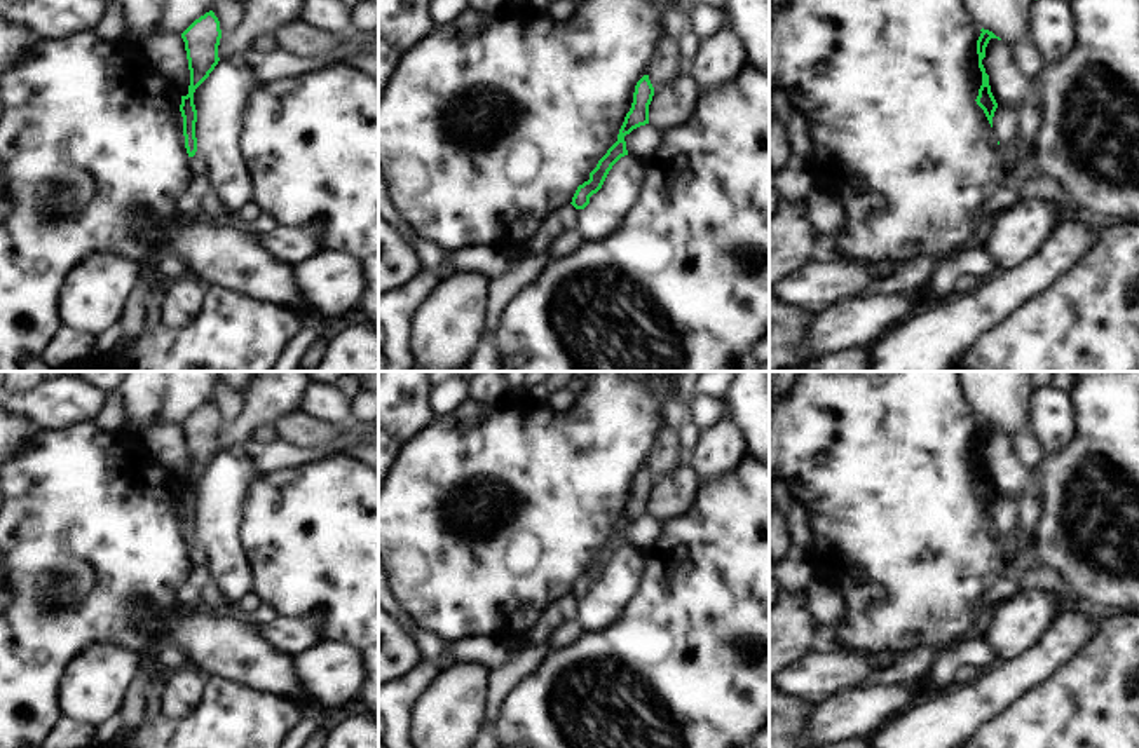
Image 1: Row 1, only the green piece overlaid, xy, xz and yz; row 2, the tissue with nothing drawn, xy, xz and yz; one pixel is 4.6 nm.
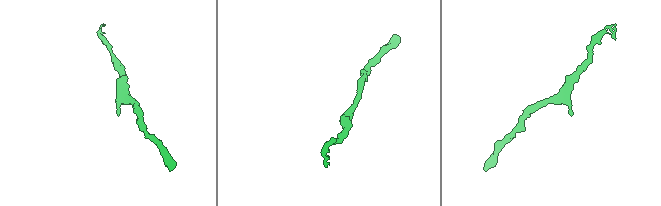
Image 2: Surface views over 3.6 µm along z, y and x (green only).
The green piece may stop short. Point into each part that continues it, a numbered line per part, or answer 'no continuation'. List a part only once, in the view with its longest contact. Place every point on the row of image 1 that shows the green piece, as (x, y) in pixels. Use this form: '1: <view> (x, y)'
no continuation.

